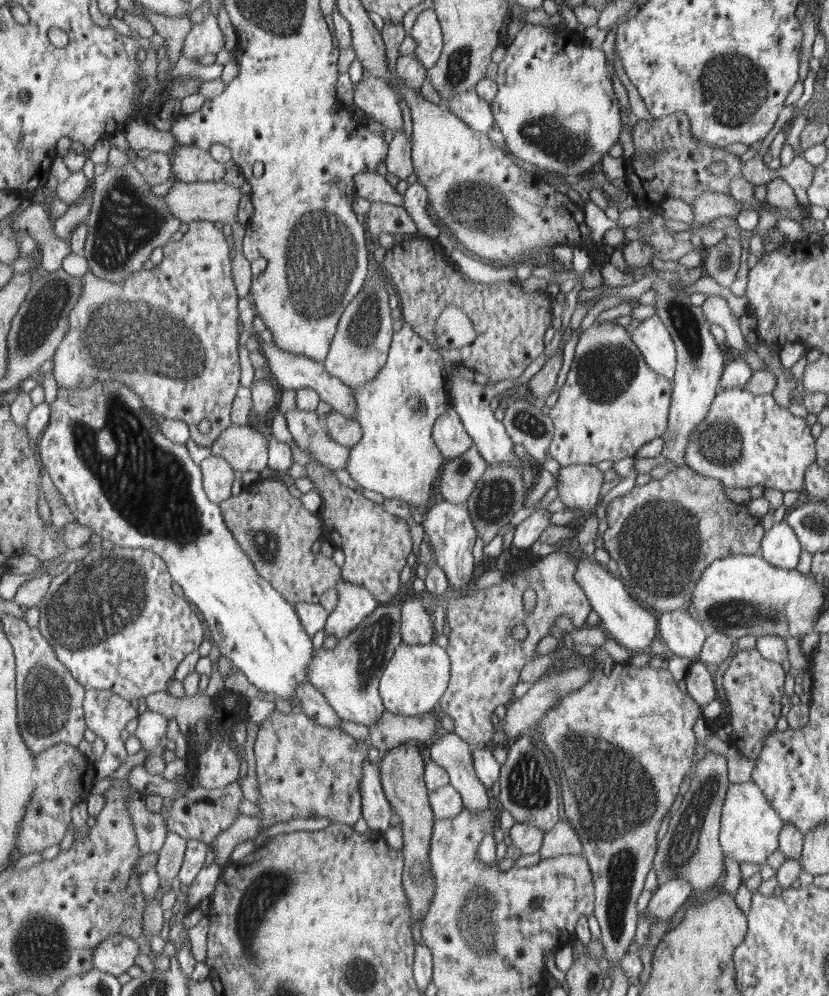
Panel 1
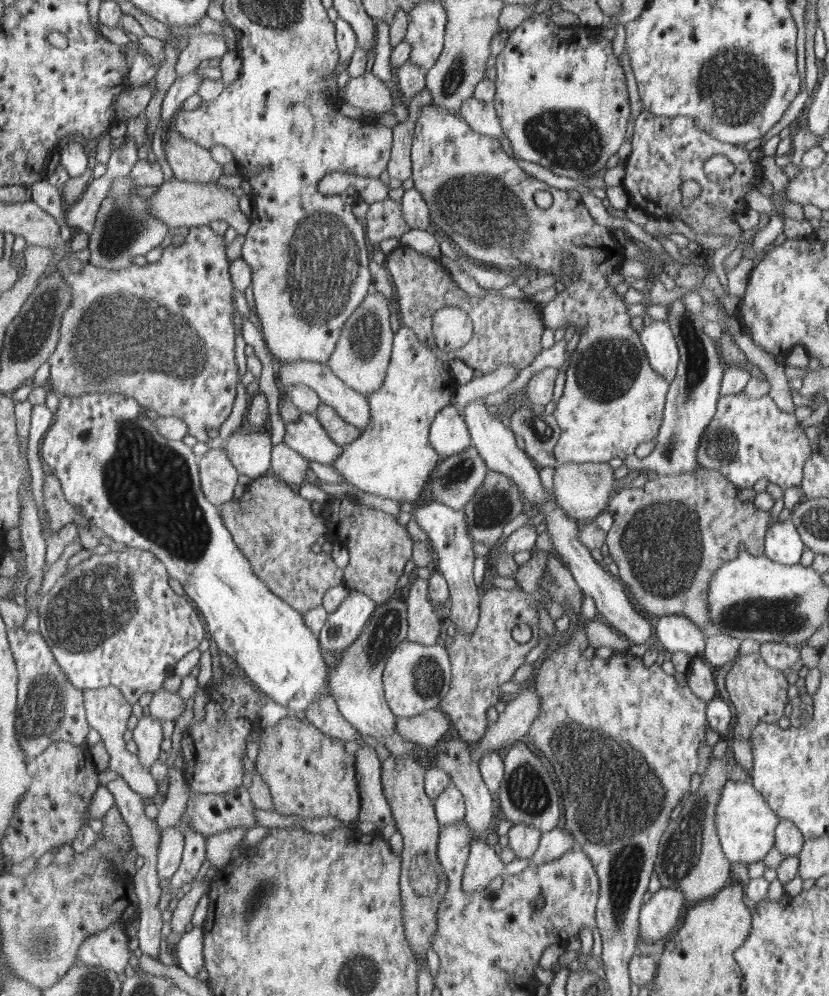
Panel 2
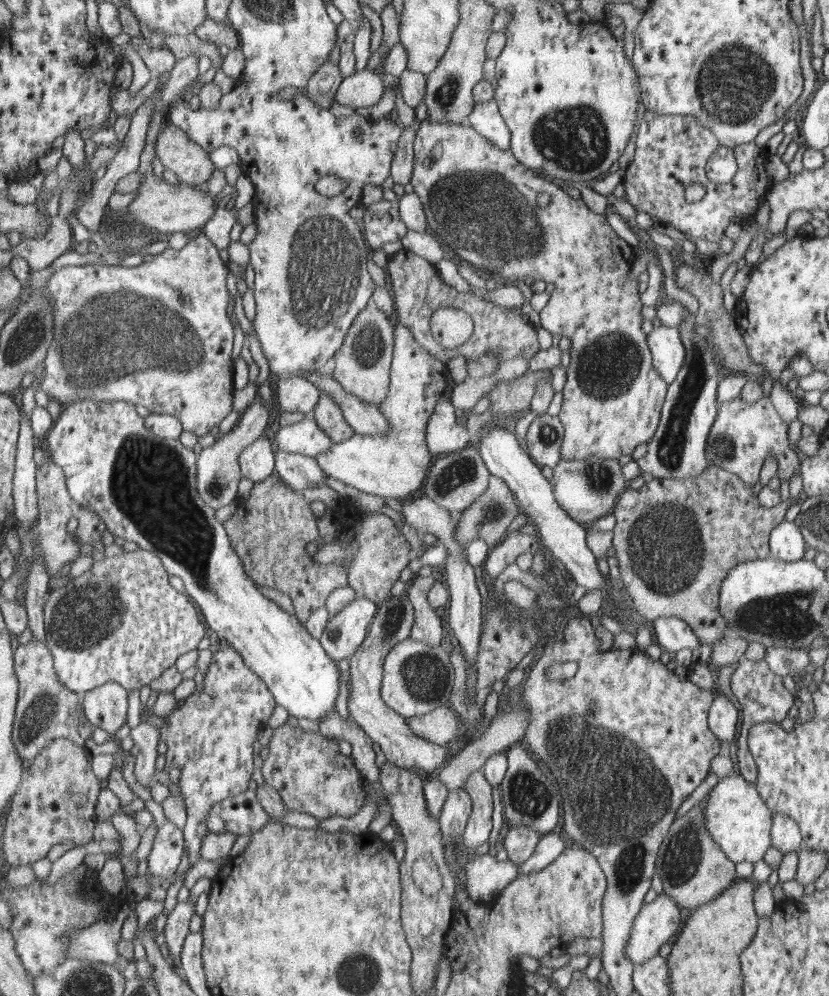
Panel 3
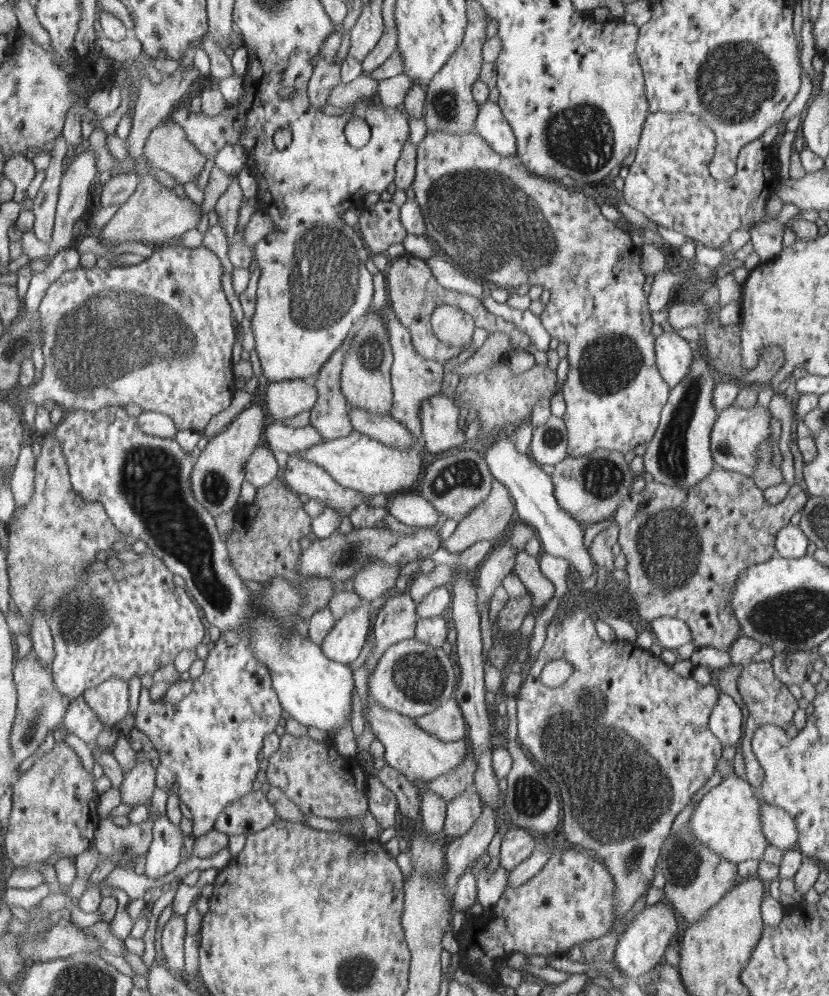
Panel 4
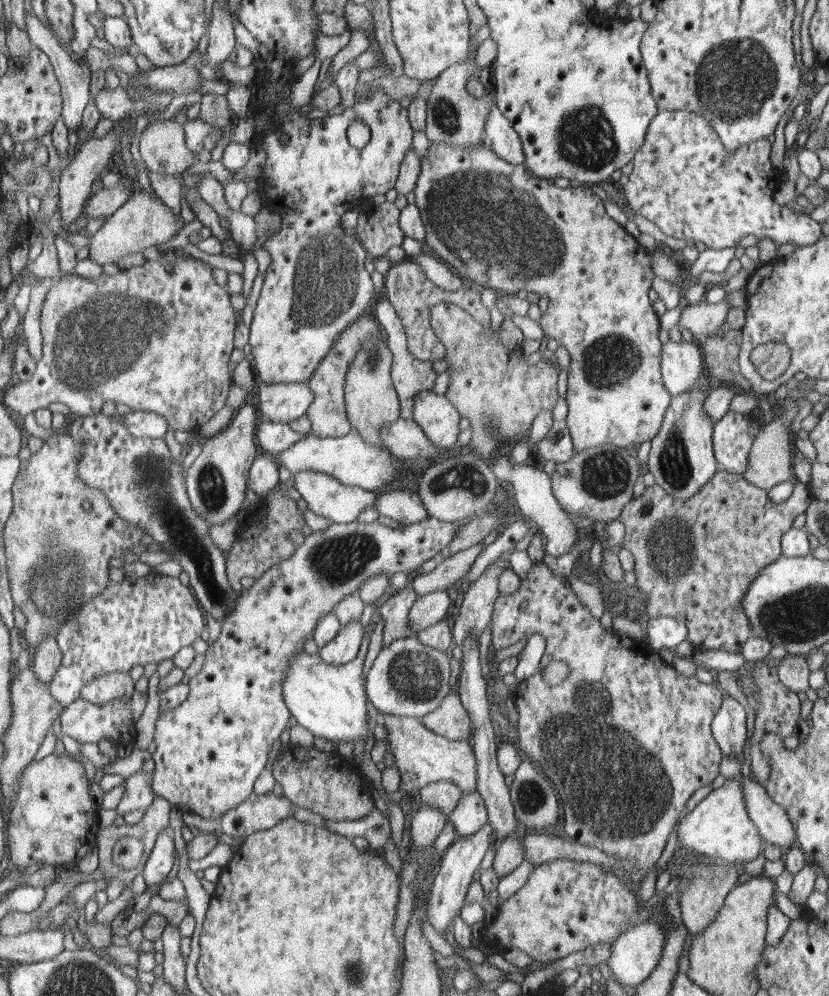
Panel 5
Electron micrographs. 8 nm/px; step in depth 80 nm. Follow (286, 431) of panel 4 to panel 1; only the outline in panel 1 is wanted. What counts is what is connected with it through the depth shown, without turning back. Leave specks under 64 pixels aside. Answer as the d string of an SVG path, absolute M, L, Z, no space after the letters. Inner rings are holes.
M297 407L284 414L292 440L324 466L345 469L349 459L347 446L334 442L318 423L316 411L299 410Z

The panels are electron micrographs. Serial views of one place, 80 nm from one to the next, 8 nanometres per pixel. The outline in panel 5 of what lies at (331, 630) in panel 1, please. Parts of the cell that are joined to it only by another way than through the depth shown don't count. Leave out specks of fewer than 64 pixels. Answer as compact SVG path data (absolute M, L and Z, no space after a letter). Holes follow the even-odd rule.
M361 620L342 626L336 638L319 649L321 659L330 665L346 665L347 662L354 661L360 654L360 646L366 633L366 629L362 629Z

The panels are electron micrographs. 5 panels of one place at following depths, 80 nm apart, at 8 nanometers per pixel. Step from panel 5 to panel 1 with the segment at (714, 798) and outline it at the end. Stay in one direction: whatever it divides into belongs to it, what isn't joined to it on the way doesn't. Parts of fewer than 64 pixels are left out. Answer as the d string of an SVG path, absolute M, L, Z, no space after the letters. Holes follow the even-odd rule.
M752 780L730 783L721 808L719 843L723 854L737 863L764 864L776 850L779 850L779 832L785 822L766 795Z

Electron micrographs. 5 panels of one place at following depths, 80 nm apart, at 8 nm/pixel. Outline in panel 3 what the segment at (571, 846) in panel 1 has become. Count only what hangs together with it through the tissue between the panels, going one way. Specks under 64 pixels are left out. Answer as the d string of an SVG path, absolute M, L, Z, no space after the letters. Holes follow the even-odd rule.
M544 833L536 845L535 853L528 861L519 864L518 872L520 874L530 874L546 868L554 862L564 850L572 843L563 835L557 833Z

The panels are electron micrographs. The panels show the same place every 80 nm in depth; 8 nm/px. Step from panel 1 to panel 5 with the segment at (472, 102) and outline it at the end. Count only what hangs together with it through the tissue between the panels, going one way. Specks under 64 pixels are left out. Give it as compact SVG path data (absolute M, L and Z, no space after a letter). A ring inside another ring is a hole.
M496 105L492 106L484 127L485 142L495 154L512 165L524 164L522 140L510 120Z

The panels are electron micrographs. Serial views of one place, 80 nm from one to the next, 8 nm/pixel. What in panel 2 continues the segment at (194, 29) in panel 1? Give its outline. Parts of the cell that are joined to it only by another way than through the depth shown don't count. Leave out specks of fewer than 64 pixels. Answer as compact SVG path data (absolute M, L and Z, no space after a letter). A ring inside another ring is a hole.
M220 35L190 36L187 47L177 58L177 77L192 74L202 60L221 59L226 52L226 41Z

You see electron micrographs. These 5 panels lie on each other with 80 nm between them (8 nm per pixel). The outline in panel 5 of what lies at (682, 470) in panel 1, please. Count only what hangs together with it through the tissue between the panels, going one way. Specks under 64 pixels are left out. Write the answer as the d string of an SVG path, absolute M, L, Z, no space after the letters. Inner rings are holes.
M721 470L718 474L715 474L715 476L707 482L706 486L701 488L695 496L691 496L690 498L676 498L675 496L668 494L663 487L660 487L656 483L646 487L641 497L633 497L633 499L624 506L619 518L626 528L623 543L624 554L632 558L631 565L634 569L636 585L639 587L638 590L640 590L643 595L646 594L647 598L649 598L646 607L648 618L669 617L678 619L679 622L684 623L688 628L687 640L694 645L696 651L702 651L704 649L722 649L730 653L740 653L742 647L744 647L744 643L752 638L751 634L753 630L753 626L750 625L746 615L743 613L743 606L740 604L742 603L742 598L744 598L744 594L748 591L750 583L756 579L756 575L760 574L760 570L766 569L769 564L773 564L773 562L779 560L782 555L781 540L783 534L792 528L796 516L800 516L800 514L806 512L806 509L810 506L813 499L809 487L797 482L793 493L786 499L786 502L773 503L769 498L767 491L748 482L747 479L743 477L742 473L730 473L726 470Z

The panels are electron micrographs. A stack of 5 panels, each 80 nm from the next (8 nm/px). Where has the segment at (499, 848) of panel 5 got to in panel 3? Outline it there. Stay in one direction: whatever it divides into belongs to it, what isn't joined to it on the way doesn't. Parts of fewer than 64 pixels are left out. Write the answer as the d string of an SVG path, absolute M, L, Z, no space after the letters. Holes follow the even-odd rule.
M510 825L502 845L508 853L509 861L518 865L528 861L528 858L535 853L536 845L539 844L542 835L542 833L524 825Z

